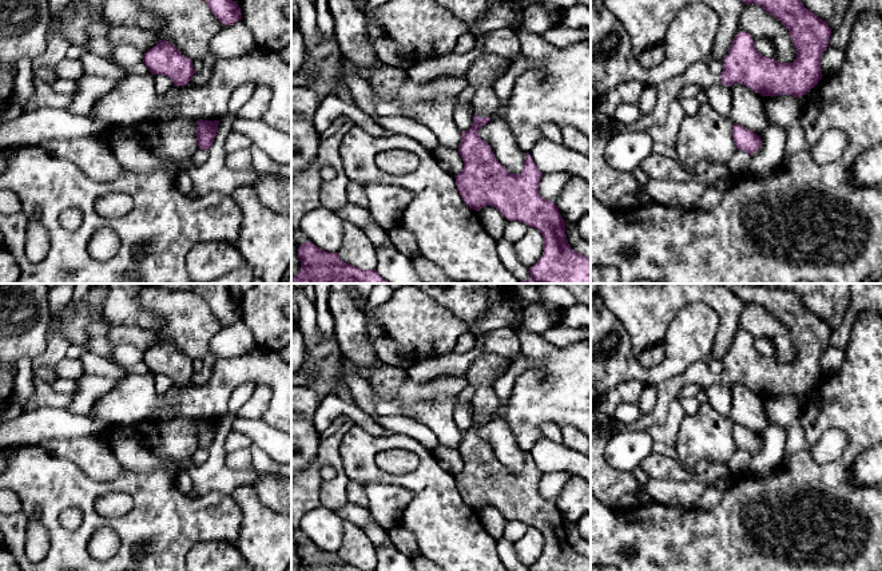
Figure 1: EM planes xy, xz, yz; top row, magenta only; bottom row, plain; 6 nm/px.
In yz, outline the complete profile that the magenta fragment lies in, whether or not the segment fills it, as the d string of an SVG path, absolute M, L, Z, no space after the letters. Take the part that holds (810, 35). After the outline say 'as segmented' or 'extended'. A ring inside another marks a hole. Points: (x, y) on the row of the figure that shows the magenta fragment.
M742 0L744 4L758 4L776 17L787 29L796 48L792 63L779 63L755 49L754 39L747 32L738 32L728 55L723 59L723 71L714 75L707 64L695 63L680 76L657 84L655 110L632 124L616 123L603 112L591 107L591 126L603 127L613 134L625 127L648 131L653 124L664 123L670 103L679 92L691 84L703 91L715 84L732 86L742 83L762 96L792 95L800 98L822 79L821 59L831 36L831 28L825 20L808 11L800 0Z; extended

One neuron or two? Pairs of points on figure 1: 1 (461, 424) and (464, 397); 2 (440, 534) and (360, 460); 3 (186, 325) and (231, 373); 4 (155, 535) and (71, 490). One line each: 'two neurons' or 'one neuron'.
1: one neuron
2: one neuron
3: two neurons
4: one neuron

